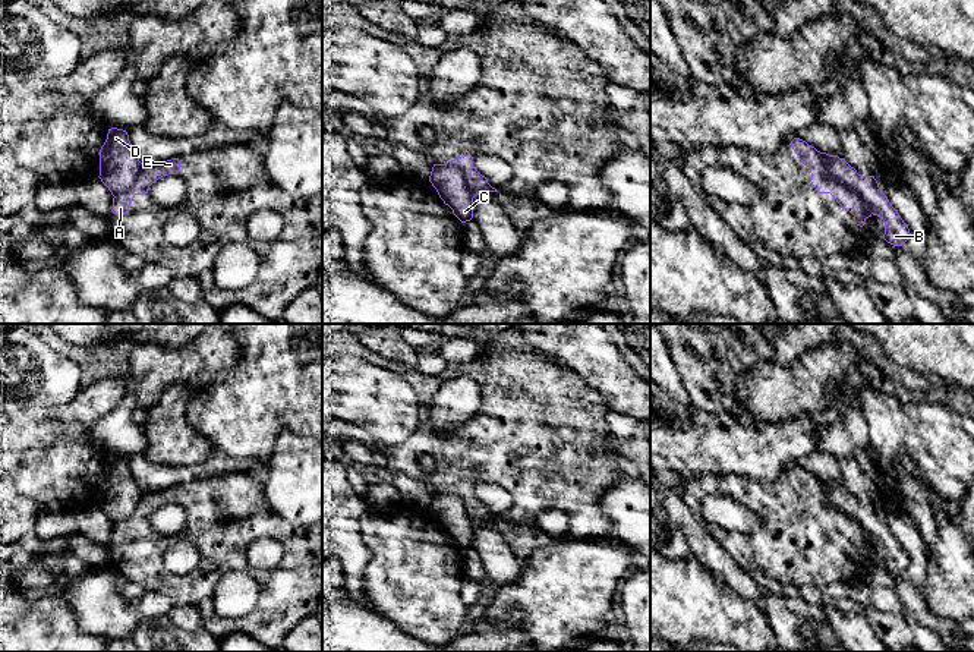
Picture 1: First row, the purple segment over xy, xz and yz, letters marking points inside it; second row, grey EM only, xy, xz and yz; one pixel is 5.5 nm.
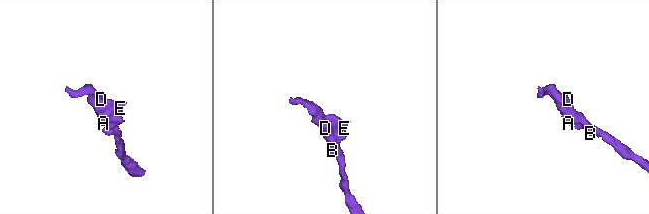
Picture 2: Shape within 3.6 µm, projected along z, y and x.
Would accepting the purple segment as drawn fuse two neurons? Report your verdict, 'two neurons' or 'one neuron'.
two neurons

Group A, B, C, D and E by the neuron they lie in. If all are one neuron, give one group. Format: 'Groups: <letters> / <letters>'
Groups: A E / B C D

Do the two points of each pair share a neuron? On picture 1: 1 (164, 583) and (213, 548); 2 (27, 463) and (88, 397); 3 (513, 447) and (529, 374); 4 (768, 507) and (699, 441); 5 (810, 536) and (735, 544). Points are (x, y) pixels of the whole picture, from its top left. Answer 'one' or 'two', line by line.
1: one
2: two
3: one
4: two
5: one

